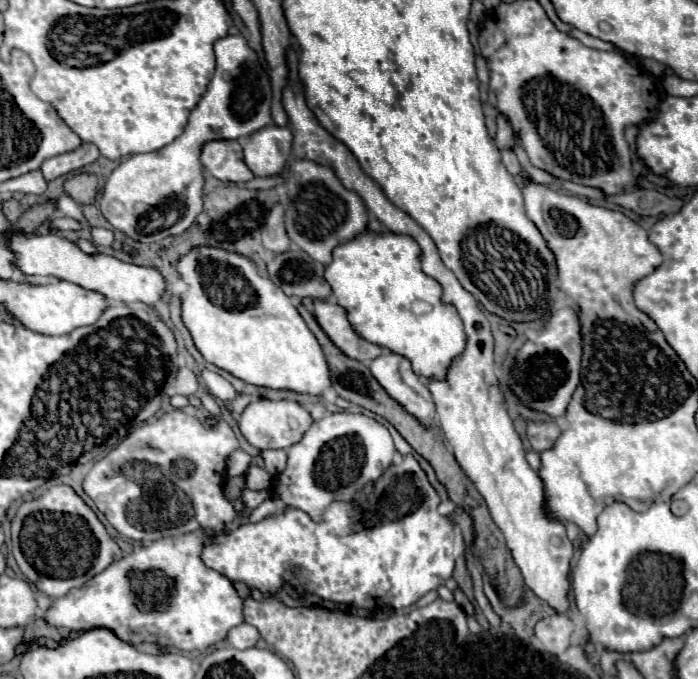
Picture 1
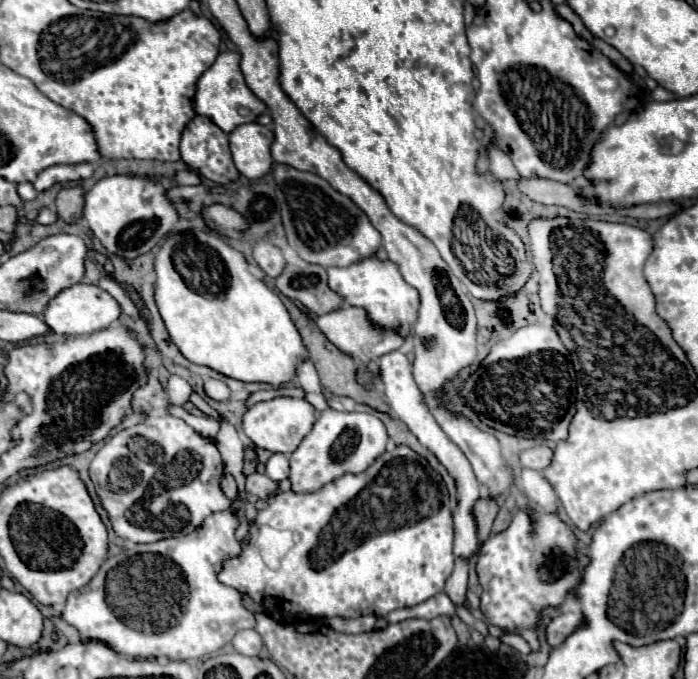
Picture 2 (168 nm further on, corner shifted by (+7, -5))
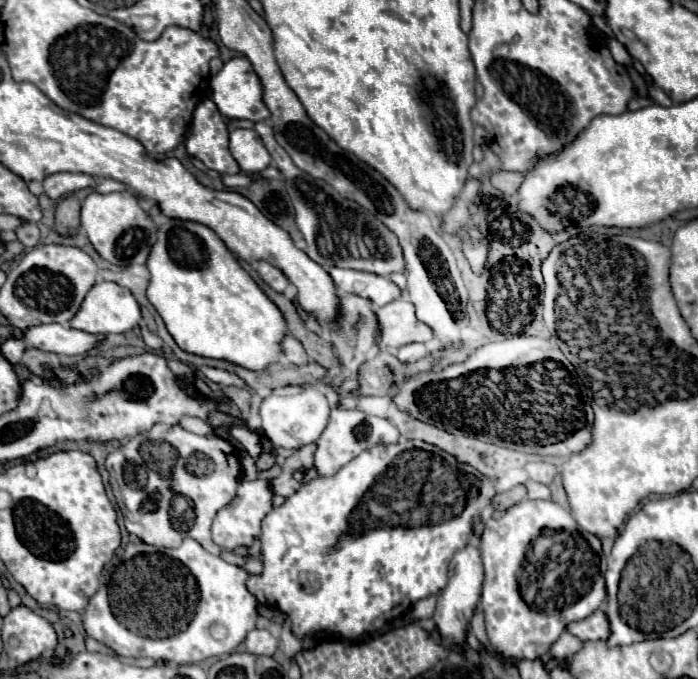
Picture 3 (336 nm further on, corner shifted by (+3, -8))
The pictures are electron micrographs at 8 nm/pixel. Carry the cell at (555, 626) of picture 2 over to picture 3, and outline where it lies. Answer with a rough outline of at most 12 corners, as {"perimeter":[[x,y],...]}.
{"perimeter":[[597,609],[569,631],[581,641],[605,641],[611,635],[605,611]]}

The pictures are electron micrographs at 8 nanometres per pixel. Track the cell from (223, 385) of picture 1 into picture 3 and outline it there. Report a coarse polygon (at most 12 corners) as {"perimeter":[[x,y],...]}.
{"perimeter":[[201,367],[201,373],[219,385],[241,385],[235,373]]}

